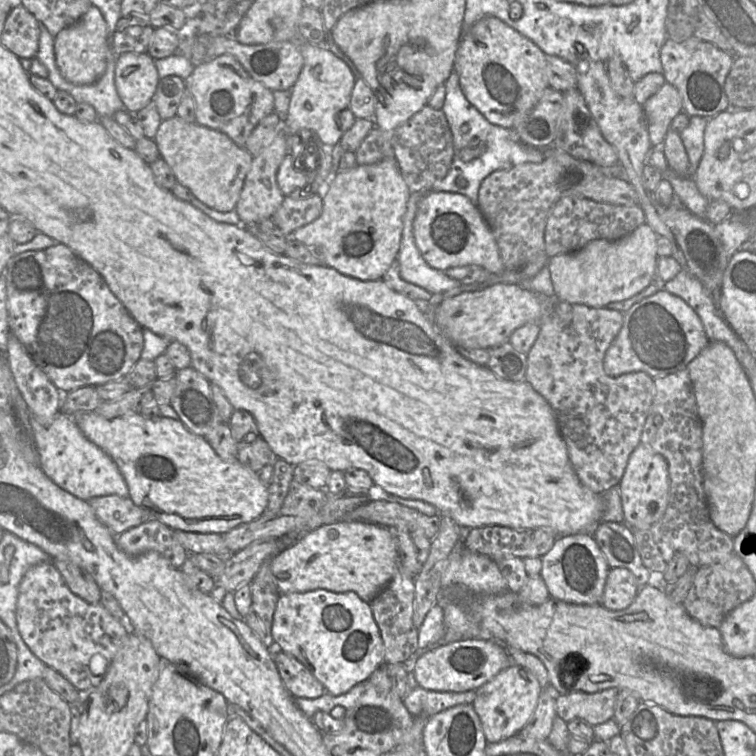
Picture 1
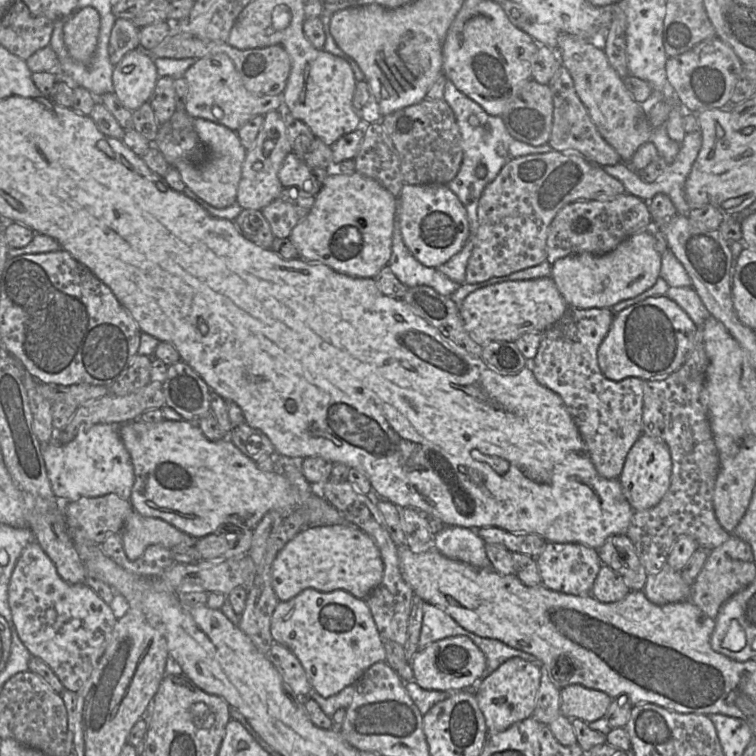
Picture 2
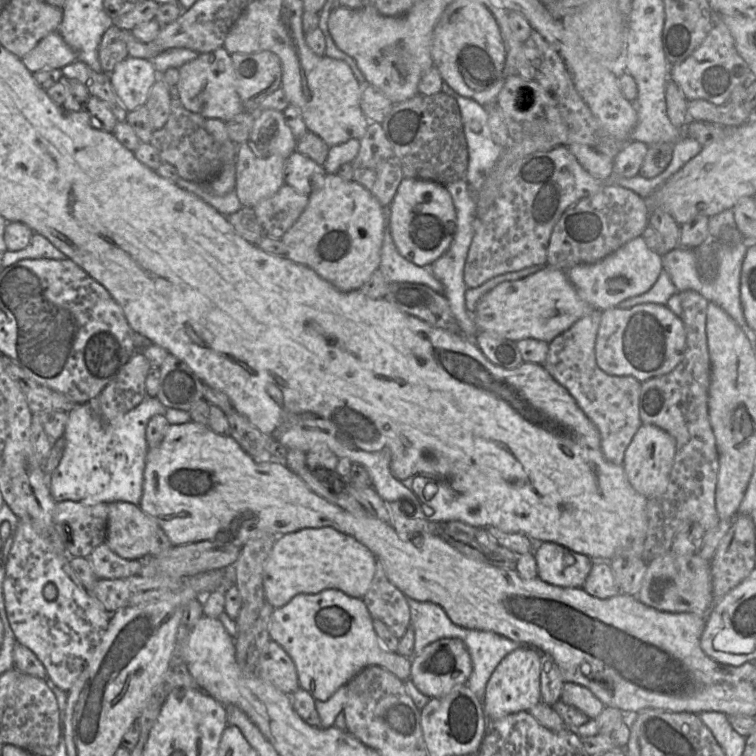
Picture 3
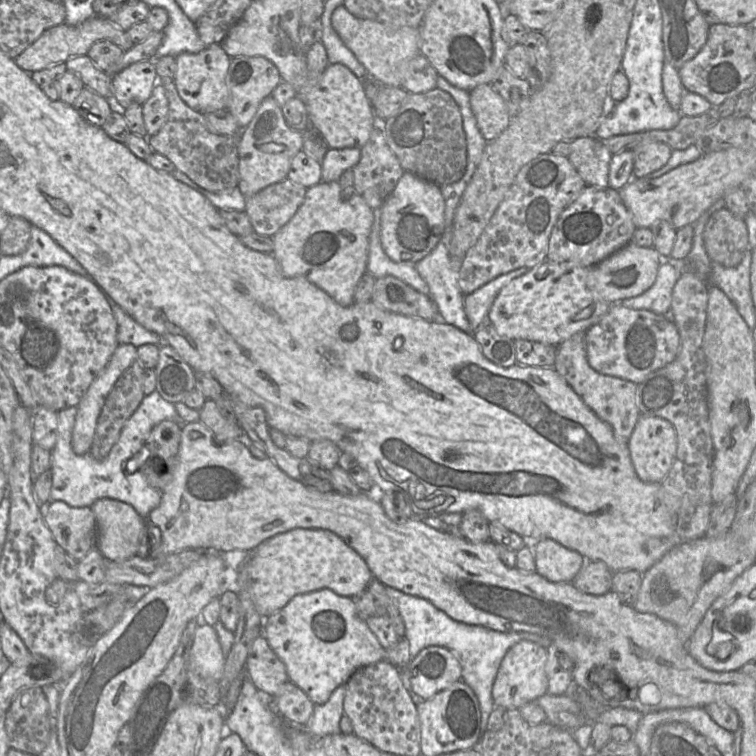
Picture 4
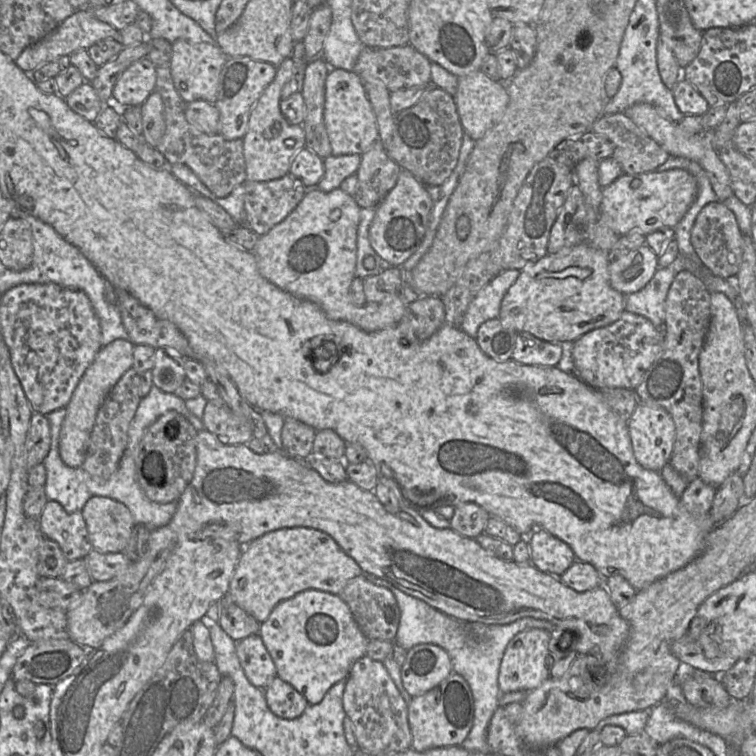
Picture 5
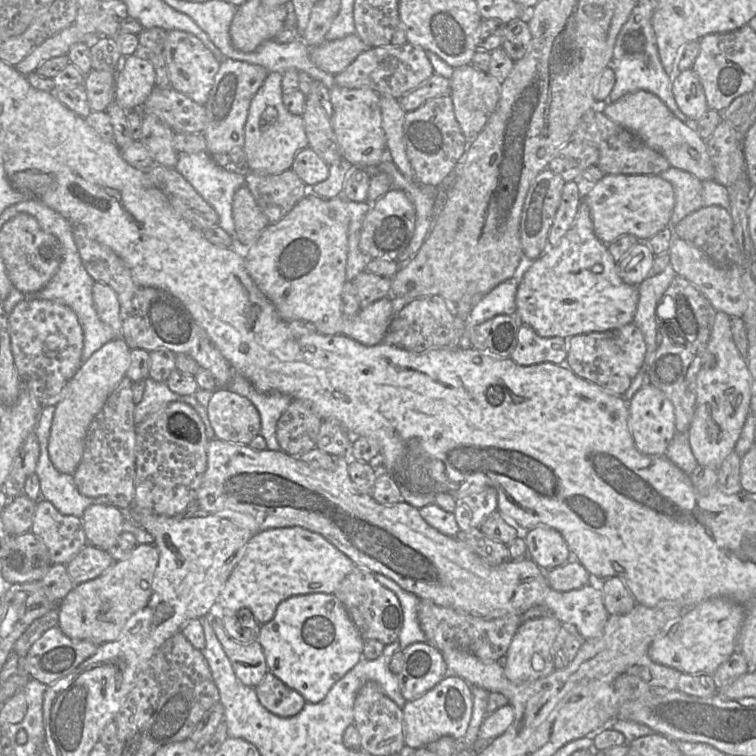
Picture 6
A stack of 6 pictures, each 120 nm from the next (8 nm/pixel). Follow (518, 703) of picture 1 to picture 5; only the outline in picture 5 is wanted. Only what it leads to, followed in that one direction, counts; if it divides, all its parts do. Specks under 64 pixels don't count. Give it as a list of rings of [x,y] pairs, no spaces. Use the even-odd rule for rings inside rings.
[[[527,629],[512,638],[502,658],[498,686],[501,693],[525,691],[538,688],[550,677],[549,641],[551,634],[547,630]]]

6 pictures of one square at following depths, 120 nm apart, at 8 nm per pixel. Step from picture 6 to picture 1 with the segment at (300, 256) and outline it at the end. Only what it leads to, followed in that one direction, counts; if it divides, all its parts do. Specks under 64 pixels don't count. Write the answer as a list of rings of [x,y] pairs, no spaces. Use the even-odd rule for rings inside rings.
[[[394,152],[375,164],[357,164],[350,170],[333,174],[322,190],[321,215],[295,230],[291,237],[309,247],[325,265],[346,276],[362,281],[379,280],[398,257],[410,195],[411,191],[400,172]]]

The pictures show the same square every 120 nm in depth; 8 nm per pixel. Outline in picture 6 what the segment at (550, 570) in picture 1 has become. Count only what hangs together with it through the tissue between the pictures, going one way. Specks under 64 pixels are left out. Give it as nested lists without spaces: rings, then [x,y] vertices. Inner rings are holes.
[[[536,526],[525,536],[527,556],[543,571],[559,567],[573,557],[562,535],[549,527]]]

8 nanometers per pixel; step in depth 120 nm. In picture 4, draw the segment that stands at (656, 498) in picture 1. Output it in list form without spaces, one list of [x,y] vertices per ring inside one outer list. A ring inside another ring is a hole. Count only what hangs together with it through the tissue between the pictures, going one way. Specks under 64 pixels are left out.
[[[640,415],[629,438],[628,450],[639,479],[645,483],[661,483],[676,456],[676,431],[663,418]]]

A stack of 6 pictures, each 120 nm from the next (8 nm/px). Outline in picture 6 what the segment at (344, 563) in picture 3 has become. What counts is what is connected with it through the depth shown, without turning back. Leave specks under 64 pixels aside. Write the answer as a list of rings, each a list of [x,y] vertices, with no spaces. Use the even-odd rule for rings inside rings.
[[[299,526],[268,529],[250,539],[217,603],[237,612],[242,621],[245,614],[263,625],[273,619],[279,603],[292,596],[333,594],[353,568],[353,562],[318,533]]]

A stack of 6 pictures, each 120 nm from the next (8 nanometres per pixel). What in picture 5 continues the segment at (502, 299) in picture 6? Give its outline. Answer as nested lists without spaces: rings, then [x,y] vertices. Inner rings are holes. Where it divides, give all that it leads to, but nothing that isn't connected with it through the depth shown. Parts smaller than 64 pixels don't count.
[[[518,269],[503,271],[480,289],[463,316],[460,328],[464,333],[475,339],[482,323],[498,318],[502,299],[519,274]]]

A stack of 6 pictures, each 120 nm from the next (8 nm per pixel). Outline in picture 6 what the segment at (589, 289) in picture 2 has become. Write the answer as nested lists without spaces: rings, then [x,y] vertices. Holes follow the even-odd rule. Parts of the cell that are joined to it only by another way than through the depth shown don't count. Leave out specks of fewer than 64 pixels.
[[[638,242],[617,262],[620,278],[627,284],[638,286],[650,274],[655,254],[646,242]]]

